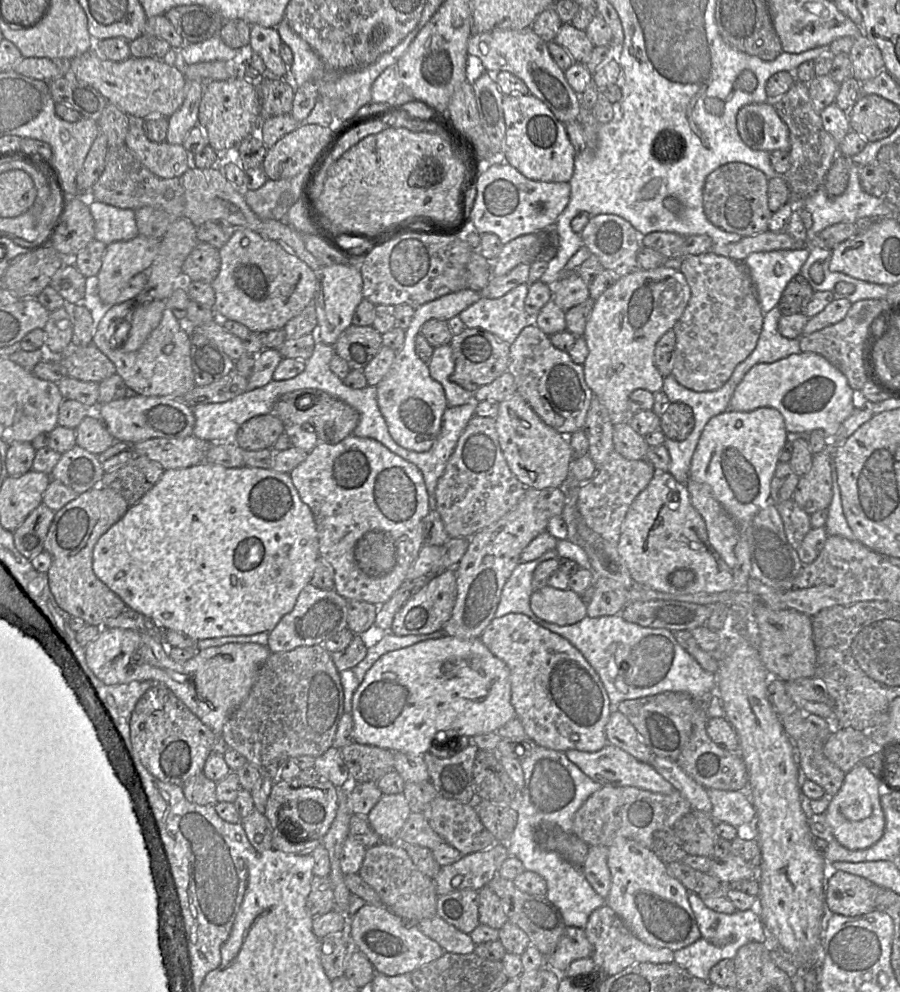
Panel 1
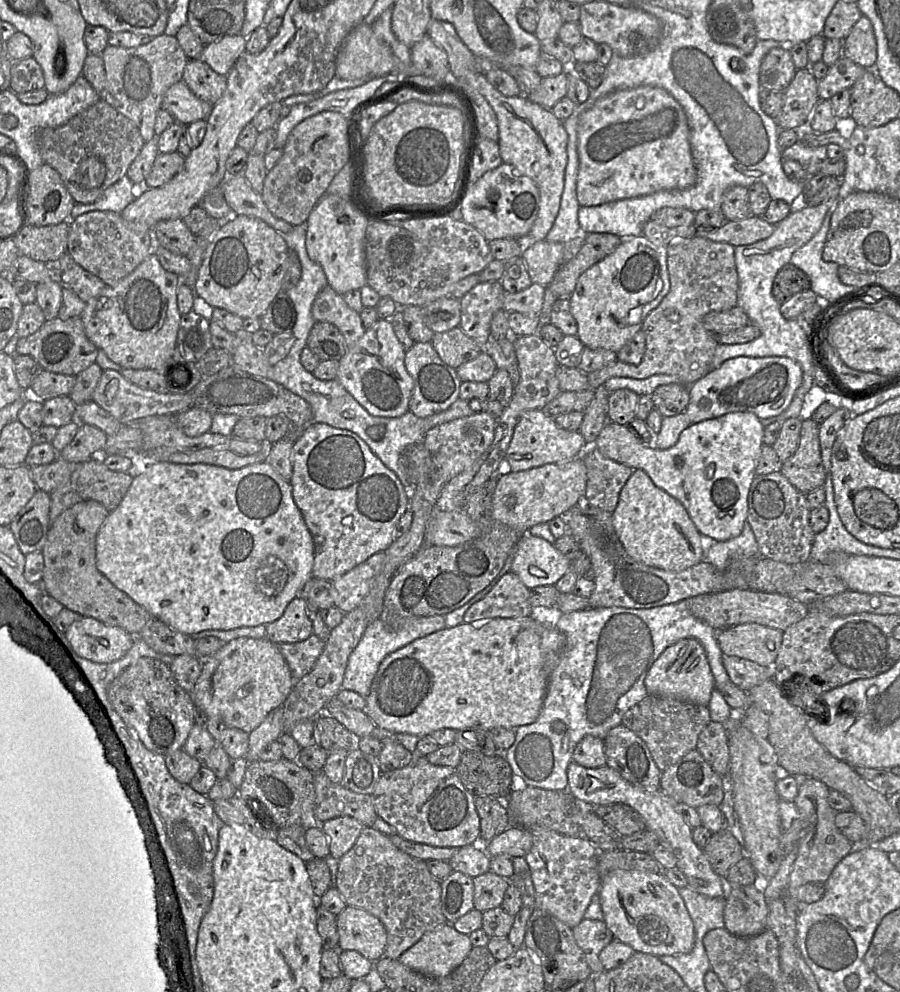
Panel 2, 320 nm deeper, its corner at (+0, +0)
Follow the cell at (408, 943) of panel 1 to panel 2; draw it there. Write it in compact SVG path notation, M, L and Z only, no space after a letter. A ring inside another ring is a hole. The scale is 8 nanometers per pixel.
M346 906L337 915L339 951L357 951L376 962L384 957L387 932L382 922L365 910Z

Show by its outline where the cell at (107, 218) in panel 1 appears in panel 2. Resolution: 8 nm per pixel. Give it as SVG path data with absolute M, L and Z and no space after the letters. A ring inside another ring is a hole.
M126 175L110 186L97 201L90 204L75 203L70 219L91 211L122 213L137 198L141 188L143 187L136 186Z

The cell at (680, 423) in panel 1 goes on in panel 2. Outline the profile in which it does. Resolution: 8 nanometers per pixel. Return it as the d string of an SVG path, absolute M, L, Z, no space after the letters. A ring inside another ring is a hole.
M680 383L658 386L651 395L654 408L662 417L683 413L690 401L688 387Z

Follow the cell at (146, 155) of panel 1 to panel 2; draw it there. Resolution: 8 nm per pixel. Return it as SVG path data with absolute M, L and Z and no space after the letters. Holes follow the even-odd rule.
M165 34L144 37L144 43L133 48L108 45L102 52L102 58L106 82L100 99L132 120L145 142L152 140L156 137L155 123L164 95L172 85L182 81L184 68L190 59L177 38Z

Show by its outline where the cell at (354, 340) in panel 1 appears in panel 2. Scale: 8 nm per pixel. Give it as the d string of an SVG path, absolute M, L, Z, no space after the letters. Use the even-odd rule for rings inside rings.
M325 321L315 322L307 338L307 347L320 361L340 361L348 351L340 330Z

